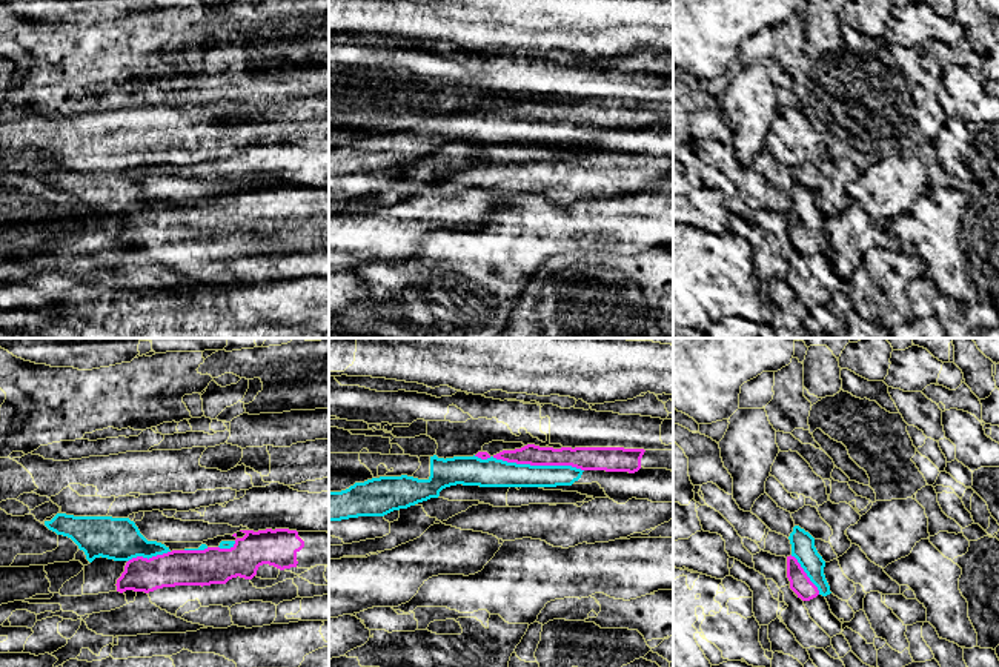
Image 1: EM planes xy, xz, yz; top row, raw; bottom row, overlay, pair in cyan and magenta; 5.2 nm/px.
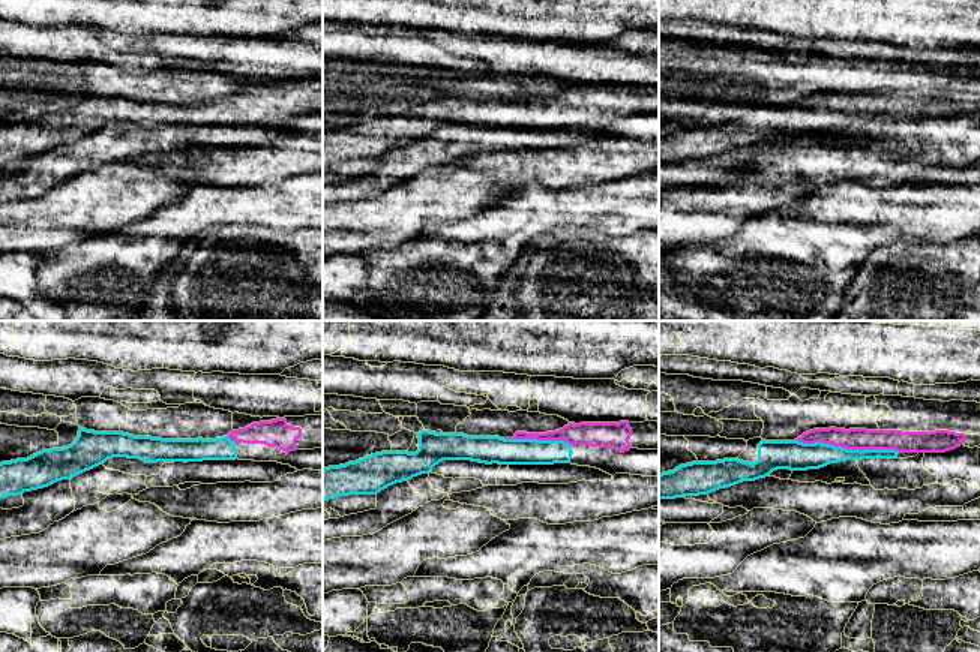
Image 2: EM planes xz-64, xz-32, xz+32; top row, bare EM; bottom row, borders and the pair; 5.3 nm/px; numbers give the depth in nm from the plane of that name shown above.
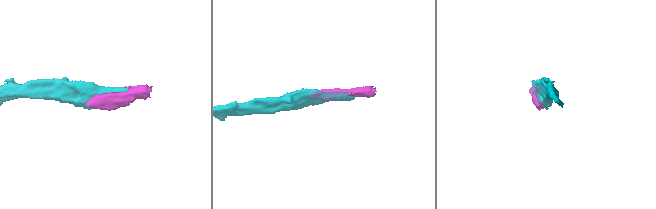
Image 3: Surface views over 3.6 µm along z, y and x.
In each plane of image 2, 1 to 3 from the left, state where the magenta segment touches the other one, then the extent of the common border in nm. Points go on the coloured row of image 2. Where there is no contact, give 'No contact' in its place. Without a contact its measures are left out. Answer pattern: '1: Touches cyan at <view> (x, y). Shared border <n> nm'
1: Touches cyan at xz-64 (230, 439). Shared border 50 nm
2: Touches cyan at xz-32 (539, 441). Shared border 360 nm
3: Touches cyan at xz+32 (845, 448). Shared border 550 nm

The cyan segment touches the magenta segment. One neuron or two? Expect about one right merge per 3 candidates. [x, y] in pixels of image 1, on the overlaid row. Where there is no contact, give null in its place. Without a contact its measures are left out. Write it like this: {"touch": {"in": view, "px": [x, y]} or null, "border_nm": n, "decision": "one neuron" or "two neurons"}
{"touch": {"in": "xz", "px": [529, 464]}, "border_nm": 600, "decision": "one neuron"}

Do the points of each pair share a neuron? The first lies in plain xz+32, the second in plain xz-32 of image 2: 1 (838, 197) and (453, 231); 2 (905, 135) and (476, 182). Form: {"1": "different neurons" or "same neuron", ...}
{"1": "same neuron", "2": "different neurons"}

